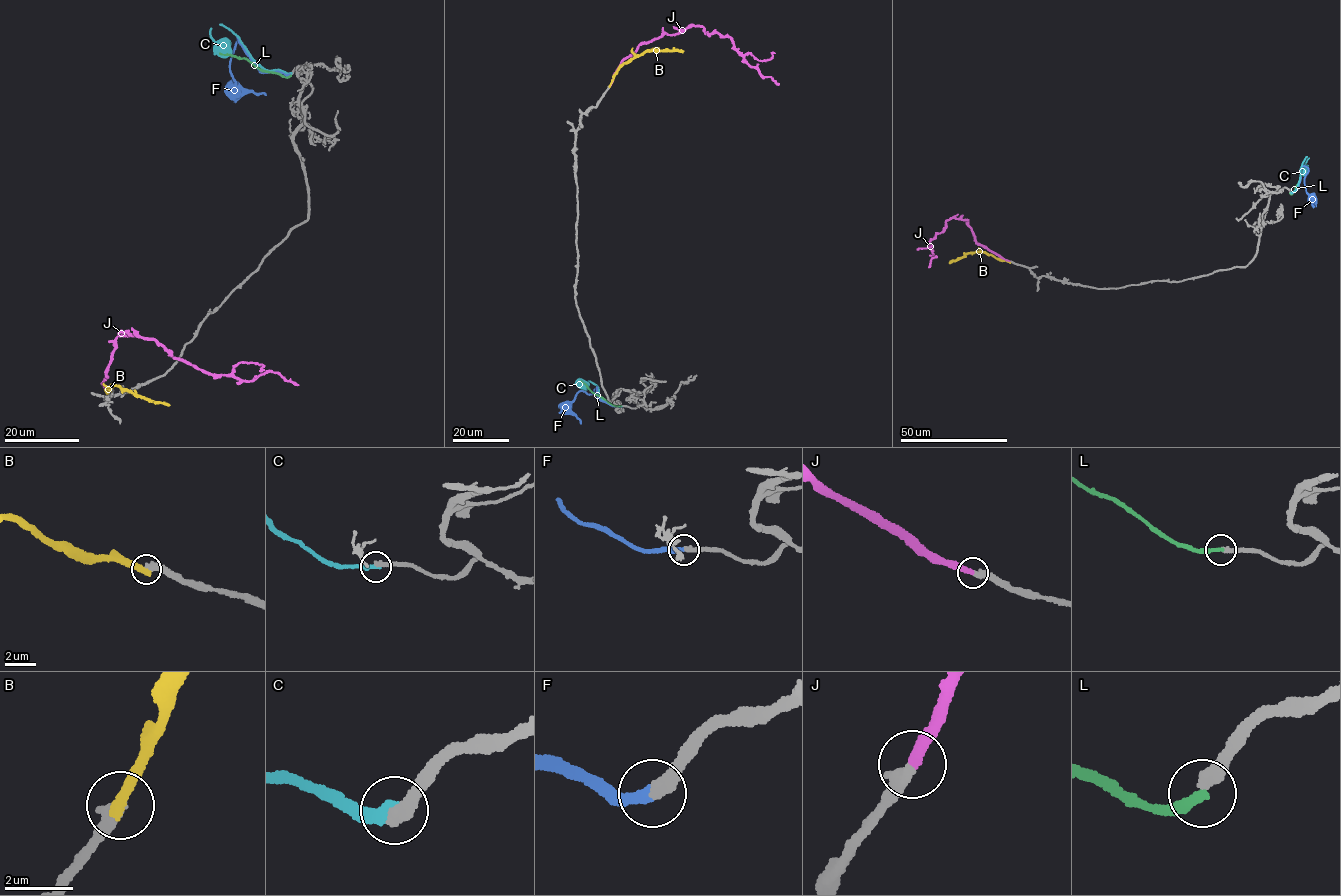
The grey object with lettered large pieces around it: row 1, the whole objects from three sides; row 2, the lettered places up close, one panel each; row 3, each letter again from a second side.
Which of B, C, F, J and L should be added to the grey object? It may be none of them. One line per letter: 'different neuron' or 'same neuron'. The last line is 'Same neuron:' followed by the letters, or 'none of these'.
B: different neuron
C: different neuron
F: same neuron
J: same neuron
L: different neuron
Same neuron: F, J

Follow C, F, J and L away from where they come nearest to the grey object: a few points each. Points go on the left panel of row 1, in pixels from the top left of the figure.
C: (291, 73), (263, 68), (234, 34), (228, 40), (215, 41), (211, 28)
F: (290, 74), (262, 72), (236, 36), (230, 60), (233, 79), (244, 90), (266, 95)
J: (110, 389), (102, 384), (120, 335), (154, 339), (170, 355), (216, 375), (252, 381), (271, 371), (297, 385)
L: (290, 75), (281, 76), (259, 69), (247, 60), (219, 52)

